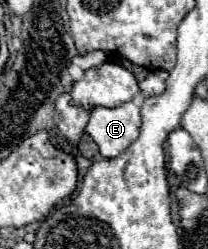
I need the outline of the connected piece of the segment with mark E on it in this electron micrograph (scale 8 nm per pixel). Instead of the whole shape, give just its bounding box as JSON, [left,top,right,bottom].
[87,102,141,160]

